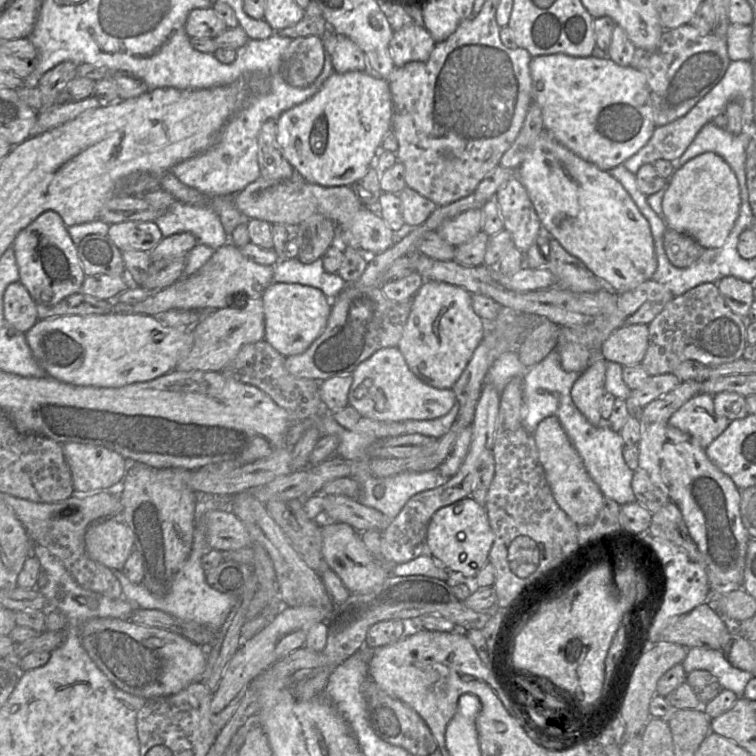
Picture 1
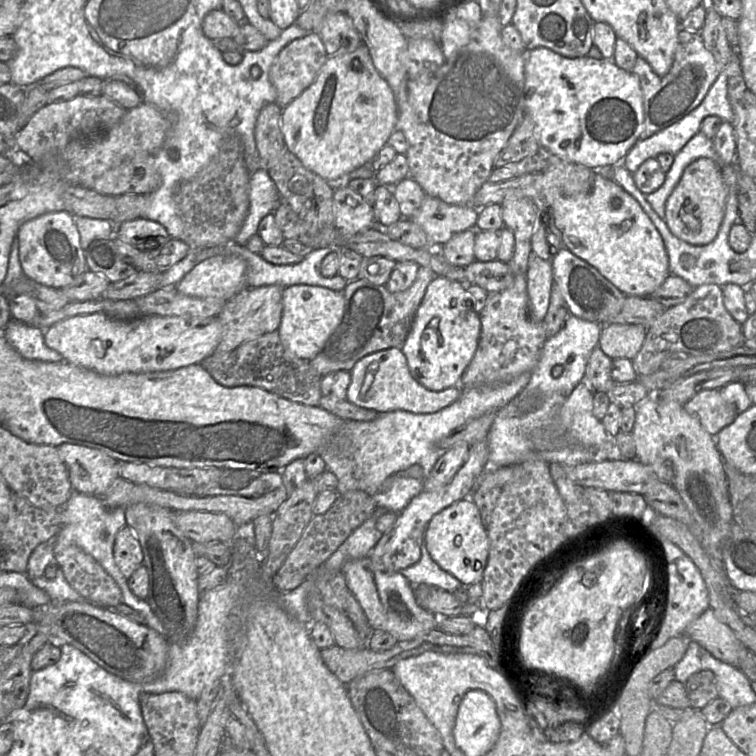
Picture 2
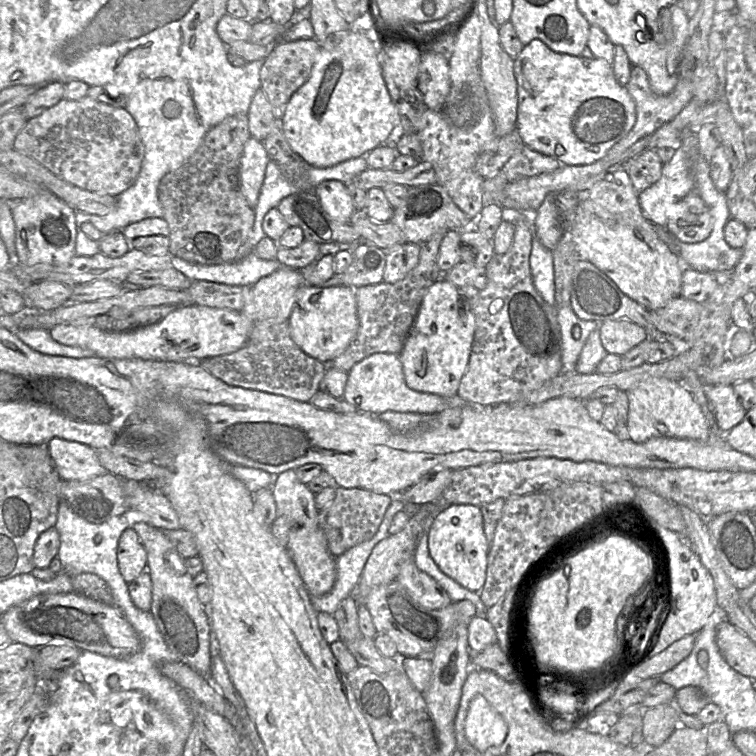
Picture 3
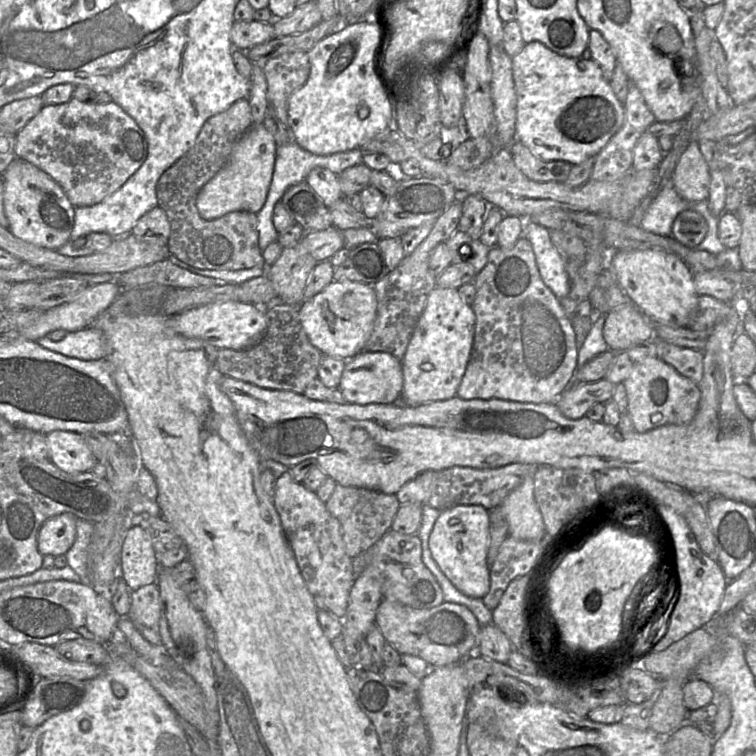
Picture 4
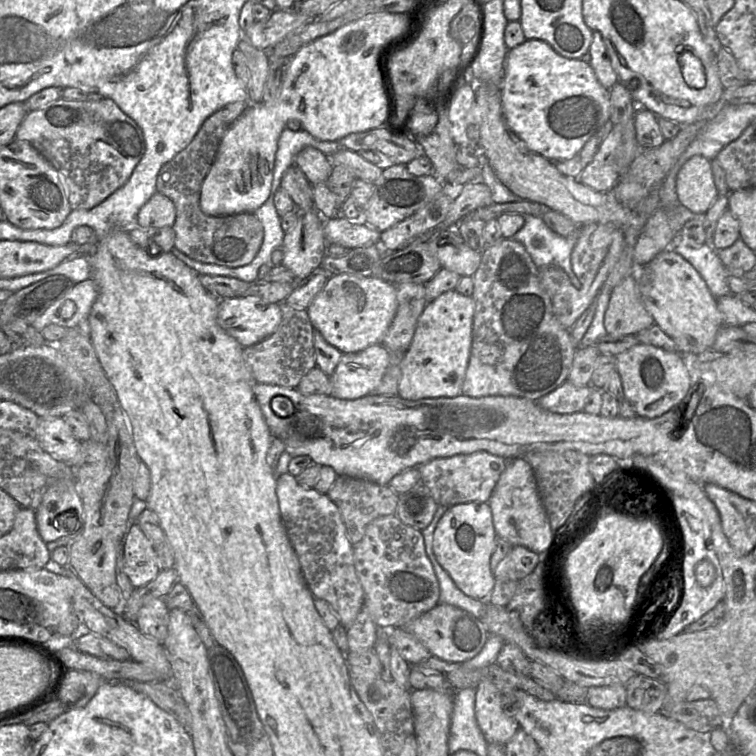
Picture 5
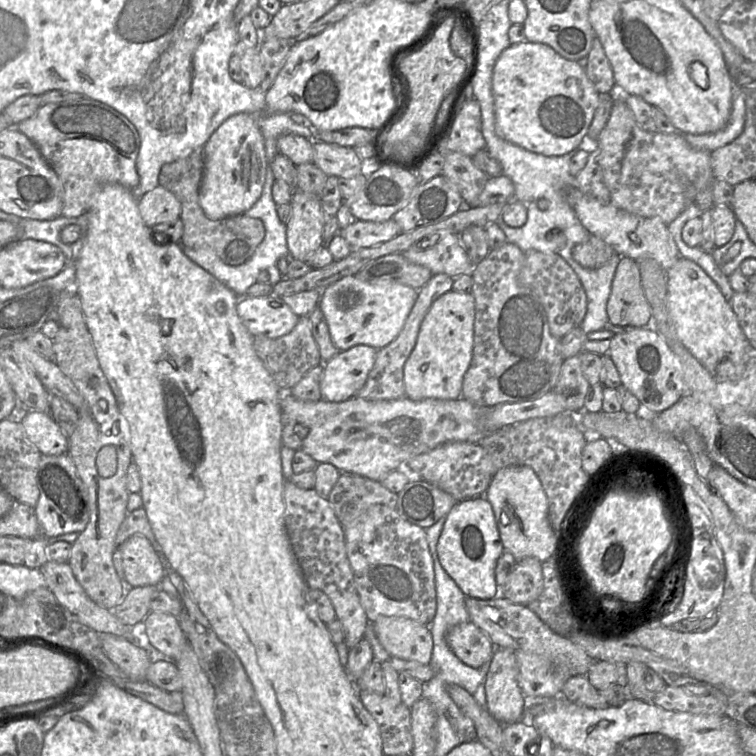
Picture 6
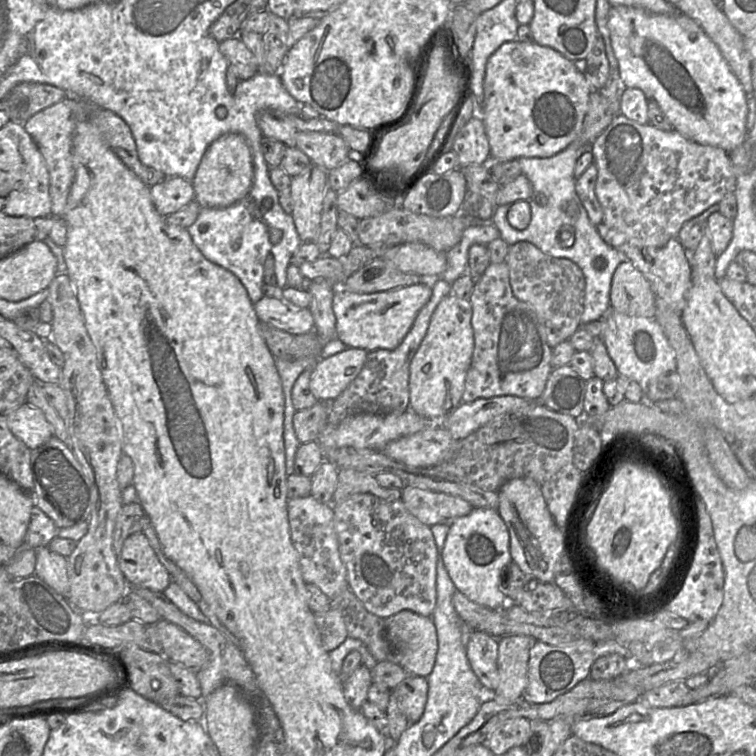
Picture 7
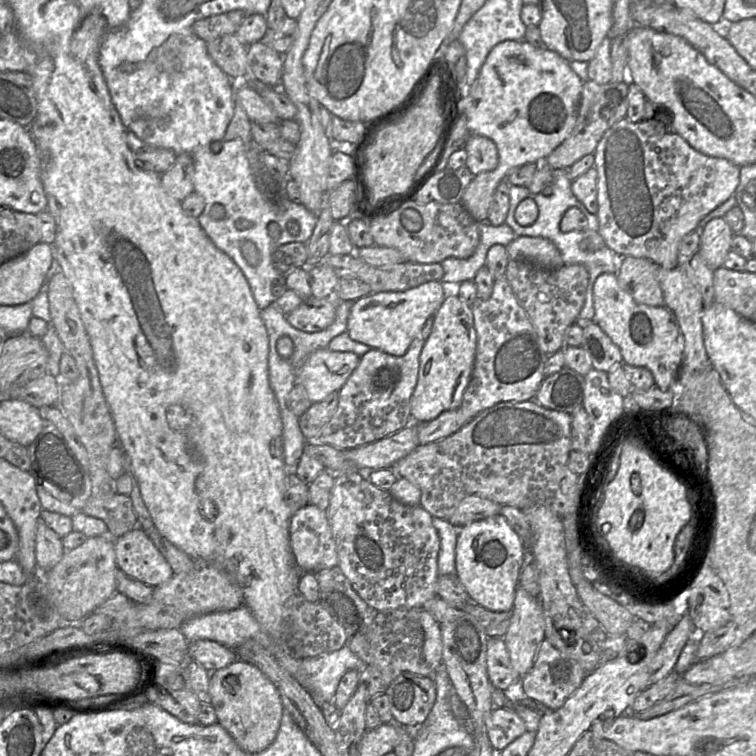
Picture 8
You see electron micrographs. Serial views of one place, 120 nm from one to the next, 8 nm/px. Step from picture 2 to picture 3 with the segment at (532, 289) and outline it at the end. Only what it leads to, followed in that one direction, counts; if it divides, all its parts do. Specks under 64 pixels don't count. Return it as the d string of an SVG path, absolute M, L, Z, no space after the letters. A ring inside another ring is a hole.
M535 236L529 263L534 287L546 303L555 306L553 251L546 248Z

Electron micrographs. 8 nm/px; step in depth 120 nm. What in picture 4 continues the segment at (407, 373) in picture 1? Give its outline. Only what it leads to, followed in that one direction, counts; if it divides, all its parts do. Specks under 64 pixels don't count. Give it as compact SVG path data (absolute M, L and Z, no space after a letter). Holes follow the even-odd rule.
M362 351L346 360L338 389L347 404L393 404L401 398L403 391L403 372L401 361L386 352Z

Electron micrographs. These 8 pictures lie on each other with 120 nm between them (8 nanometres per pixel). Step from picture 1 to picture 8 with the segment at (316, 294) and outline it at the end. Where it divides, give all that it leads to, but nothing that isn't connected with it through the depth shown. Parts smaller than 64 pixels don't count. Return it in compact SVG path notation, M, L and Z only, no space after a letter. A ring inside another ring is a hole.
M430 281L405 291L371 293L356 301L350 310L347 333L356 342L392 356L403 356L427 320L446 298L442 281Z

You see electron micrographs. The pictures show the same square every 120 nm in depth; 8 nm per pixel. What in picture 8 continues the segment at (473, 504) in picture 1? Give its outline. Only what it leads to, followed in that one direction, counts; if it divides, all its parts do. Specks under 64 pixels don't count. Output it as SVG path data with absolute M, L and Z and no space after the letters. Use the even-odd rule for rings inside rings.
M497 514L463 527L456 543L456 575L477 604L493 612L511 611L524 554L520 536Z

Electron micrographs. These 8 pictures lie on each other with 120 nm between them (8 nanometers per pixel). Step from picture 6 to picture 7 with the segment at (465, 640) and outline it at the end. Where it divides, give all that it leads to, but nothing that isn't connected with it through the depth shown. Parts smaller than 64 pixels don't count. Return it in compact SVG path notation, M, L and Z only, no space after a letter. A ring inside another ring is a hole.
M472 631L465 645L473 672L483 686L494 691L499 684L498 641L489 634Z

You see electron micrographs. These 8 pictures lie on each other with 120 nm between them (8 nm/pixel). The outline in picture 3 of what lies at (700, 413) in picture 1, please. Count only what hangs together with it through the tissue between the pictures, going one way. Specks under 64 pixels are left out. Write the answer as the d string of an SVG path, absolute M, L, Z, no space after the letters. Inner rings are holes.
M704 384L704 393L720 431L727 433L743 420L747 411L734 393L732 385Z

